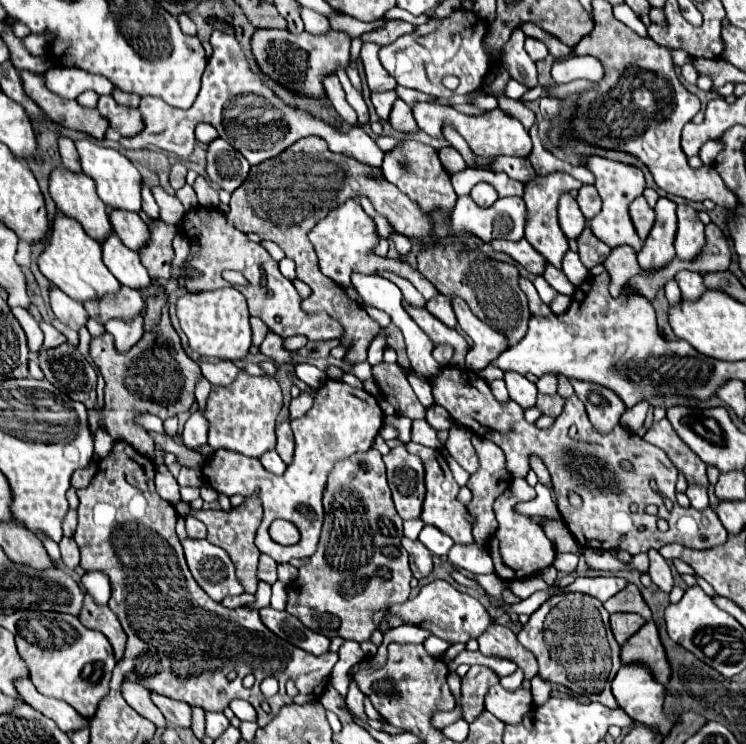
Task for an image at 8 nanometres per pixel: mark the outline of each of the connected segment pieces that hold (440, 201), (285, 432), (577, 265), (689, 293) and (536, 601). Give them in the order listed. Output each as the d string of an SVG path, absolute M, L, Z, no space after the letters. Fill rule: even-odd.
M410 139L400 141L398 149L386 153L382 173L392 185L396 185L402 193L406 193L412 201L416 201L422 207L422 211L426 211L426 213L432 213L438 209L452 211L452 207L456 203L456 193L452 189L450 175L442 169L442 165L438 161L438 153L424 143L410 141ZM402 163L406 163L408 167L402 167Z
M290 419L282 421L276 427L276 453L280 455L280 459L286 465L292 461L292 455L294 455L294 437L292 437L292 429L290 429Z
M566 251L564 259L562 259L562 271L566 273L568 281L578 287L586 277L588 277L588 269L582 265L582 261L578 259L576 251Z
M680 271L680 273L676 273L674 279L678 281L684 299L698 299L698 297L706 291L700 273L694 273L694 271Z
M538 591L532 594L529 598L521 600L515 605L508 605L506 603L500 608L506 613L516 613L531 615L535 612L544 602L546 602L552 595L547 591Z

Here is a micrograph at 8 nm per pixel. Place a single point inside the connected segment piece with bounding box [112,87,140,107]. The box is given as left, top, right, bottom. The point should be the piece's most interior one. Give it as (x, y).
(123, 98)

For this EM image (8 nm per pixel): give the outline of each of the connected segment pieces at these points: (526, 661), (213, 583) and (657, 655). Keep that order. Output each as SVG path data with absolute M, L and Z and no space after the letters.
M494 625L490 627L490 631L486 631L486 635L478 637L480 643L480 651L484 655L498 655L504 659L513 661L524 669L524 677L532 679L536 675L536 659L534 655L530 655L516 639L516 635L502 625Z
M206 539L182 541L188 567L198 585L214 599L221 602L228 595L242 595L242 585L234 575L234 565L228 553Z
M648 621L636 635L632 635L622 645L620 659L624 665L642 663L662 685L670 681L670 665L666 661L666 653L658 637L658 629L652 621Z

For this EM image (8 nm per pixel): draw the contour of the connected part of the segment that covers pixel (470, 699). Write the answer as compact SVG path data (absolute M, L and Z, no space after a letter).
M480 665L470 667L470 671L462 677L460 707L462 707L464 721L472 723L484 711L484 695L498 681L500 681L500 677L492 669L480 667Z

